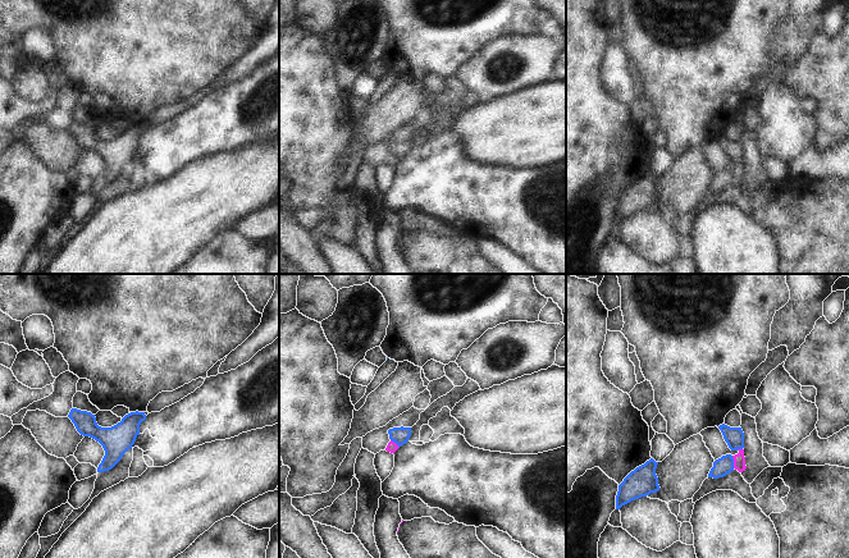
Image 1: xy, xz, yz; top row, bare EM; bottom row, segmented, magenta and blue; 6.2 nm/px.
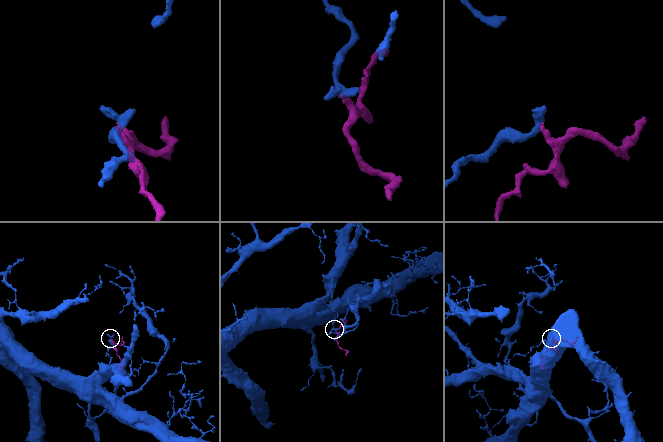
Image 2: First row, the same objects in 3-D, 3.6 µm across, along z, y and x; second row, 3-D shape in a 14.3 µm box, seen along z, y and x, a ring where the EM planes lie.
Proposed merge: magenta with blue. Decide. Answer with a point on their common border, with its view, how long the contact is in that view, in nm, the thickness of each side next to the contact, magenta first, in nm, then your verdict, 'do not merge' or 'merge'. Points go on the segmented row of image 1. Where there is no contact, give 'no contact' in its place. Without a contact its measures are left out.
yz (734, 462) | 80 nm | 80/120 nm | do not merge

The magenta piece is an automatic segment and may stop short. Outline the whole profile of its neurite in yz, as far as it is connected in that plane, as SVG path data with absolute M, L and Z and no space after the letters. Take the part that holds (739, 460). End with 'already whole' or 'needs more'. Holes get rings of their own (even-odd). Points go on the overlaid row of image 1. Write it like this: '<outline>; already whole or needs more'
M707 427L699 433L703 436L706 447L709 449L712 457L716 459L722 456L731 454L734 458L734 468L739 472L745 471L744 449L731 450L724 439L721 430L715 427Z; needs more

